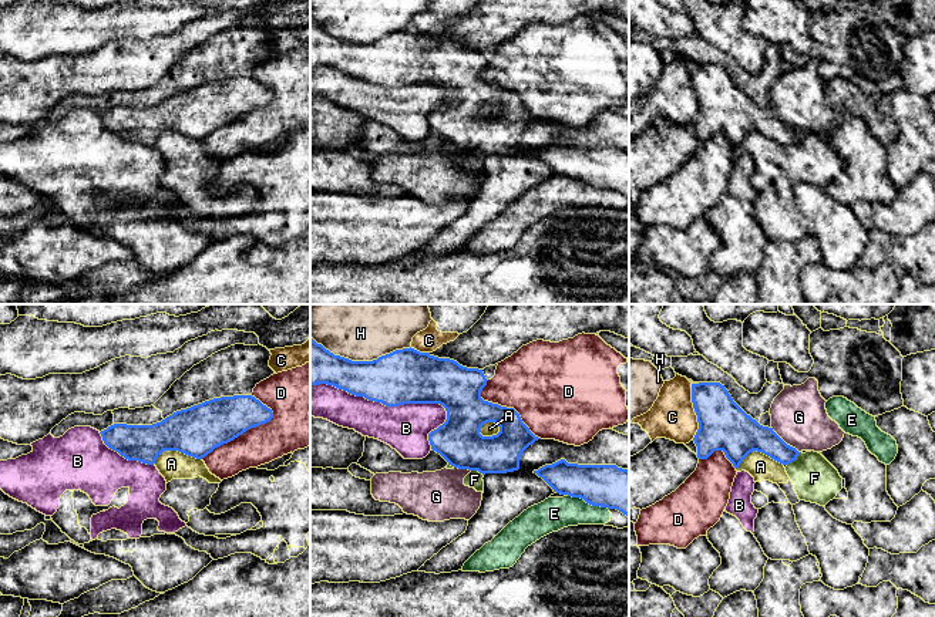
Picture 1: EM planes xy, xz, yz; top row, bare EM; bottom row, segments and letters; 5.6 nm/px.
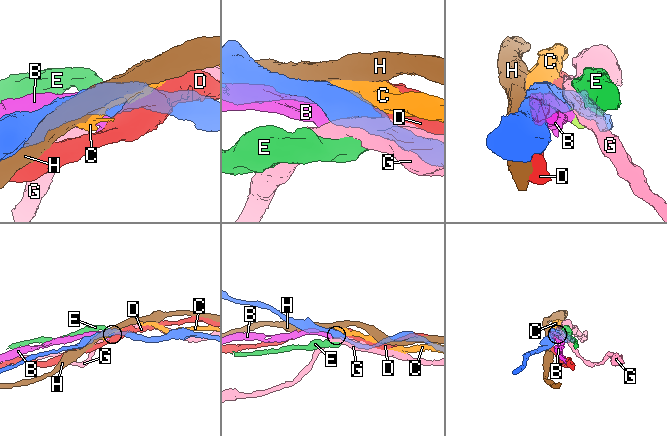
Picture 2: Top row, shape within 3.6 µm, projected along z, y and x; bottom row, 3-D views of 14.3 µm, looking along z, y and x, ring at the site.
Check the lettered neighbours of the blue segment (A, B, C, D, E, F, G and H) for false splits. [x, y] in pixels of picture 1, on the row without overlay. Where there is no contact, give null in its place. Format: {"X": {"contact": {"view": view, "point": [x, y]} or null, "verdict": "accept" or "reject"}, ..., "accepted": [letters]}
{"A": {"contact": {"view": "xy", "point": [175, 131]}, "verdict": "reject"}, "B": {"contact": {"view": "xz", "point": [383, 86]}, "verdict": "reject"}, "C": {"contact": {"view": "yz", "point": [695, 93]}, "verdict": "reject"}, "D": {"contact": {"view": "xy", "point": [239, 115]}, "verdict": "reject"}, "E": {"contact": {"view": "xz", "point": [588, 184]}, "verdict": "reject"}, "F": {"contact": {"view": "yz", "point": [794, 141]}, "verdict": "reject"}, "G": {"contact": {"view": "yz", "point": [783, 122]}, "verdict": "reject"}, "H": {"contact": {"view": "xz", "point": [360, 43]}, "verdict": "reject"}, "accepted": []}

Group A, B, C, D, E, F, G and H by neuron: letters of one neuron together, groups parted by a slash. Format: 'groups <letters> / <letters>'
groups A F / B / C / D / E / G / H

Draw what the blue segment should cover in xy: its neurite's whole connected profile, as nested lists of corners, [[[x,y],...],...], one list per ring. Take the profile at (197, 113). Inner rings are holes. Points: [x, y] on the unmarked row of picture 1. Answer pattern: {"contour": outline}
{"contour": [[[233,77],[176,92],[152,107],[114,105],[100,115],[104,125],[125,141],[154,146],[164,132],[202,141],[272,100],[272,91],[255,78]]]}

